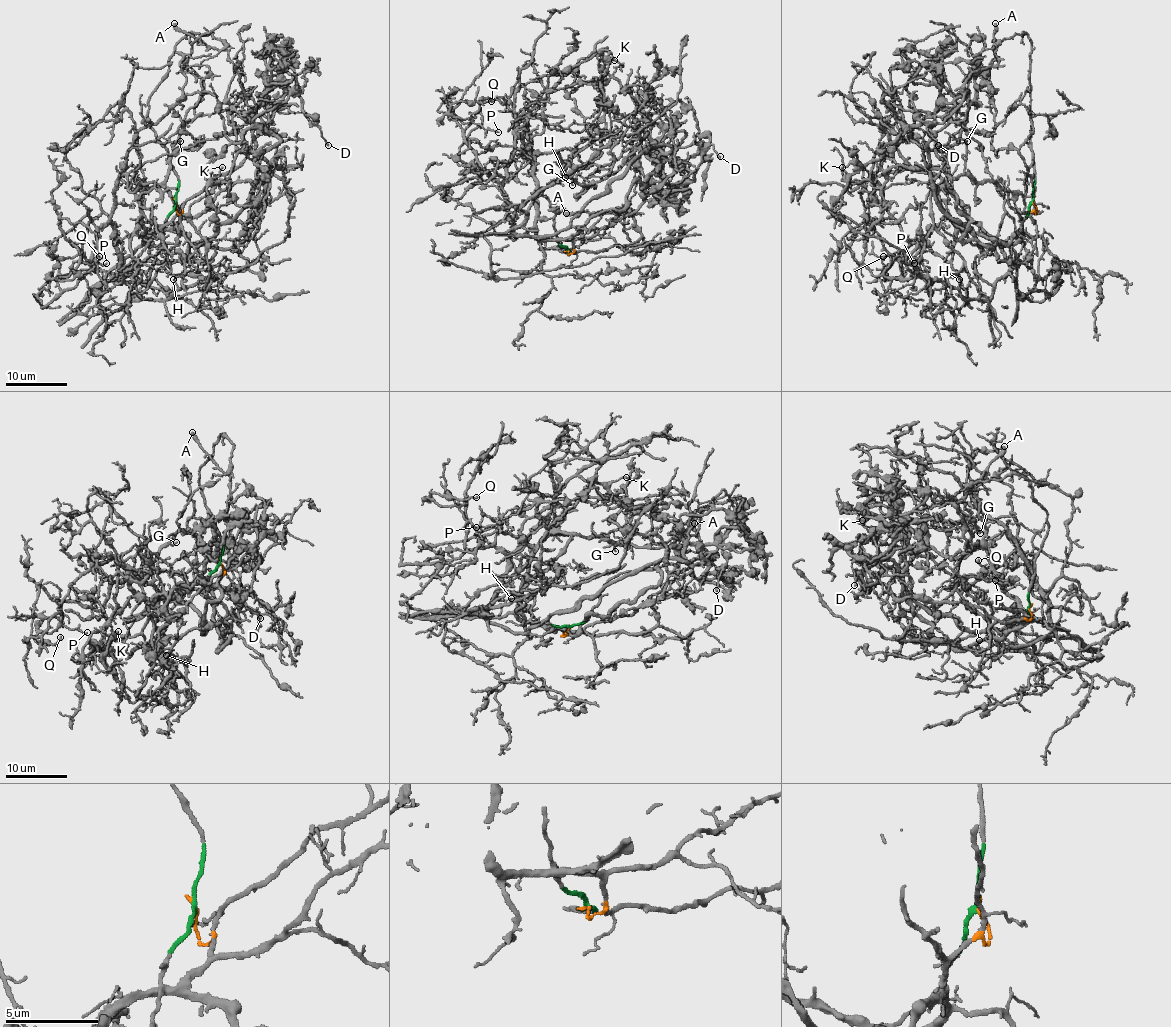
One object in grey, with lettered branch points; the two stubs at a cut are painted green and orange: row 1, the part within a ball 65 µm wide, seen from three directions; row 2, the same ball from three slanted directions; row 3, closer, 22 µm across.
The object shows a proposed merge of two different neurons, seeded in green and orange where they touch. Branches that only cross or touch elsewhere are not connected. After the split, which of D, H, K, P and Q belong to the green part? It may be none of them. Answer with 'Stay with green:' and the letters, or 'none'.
Stay with green: D, H, K, P, Q

